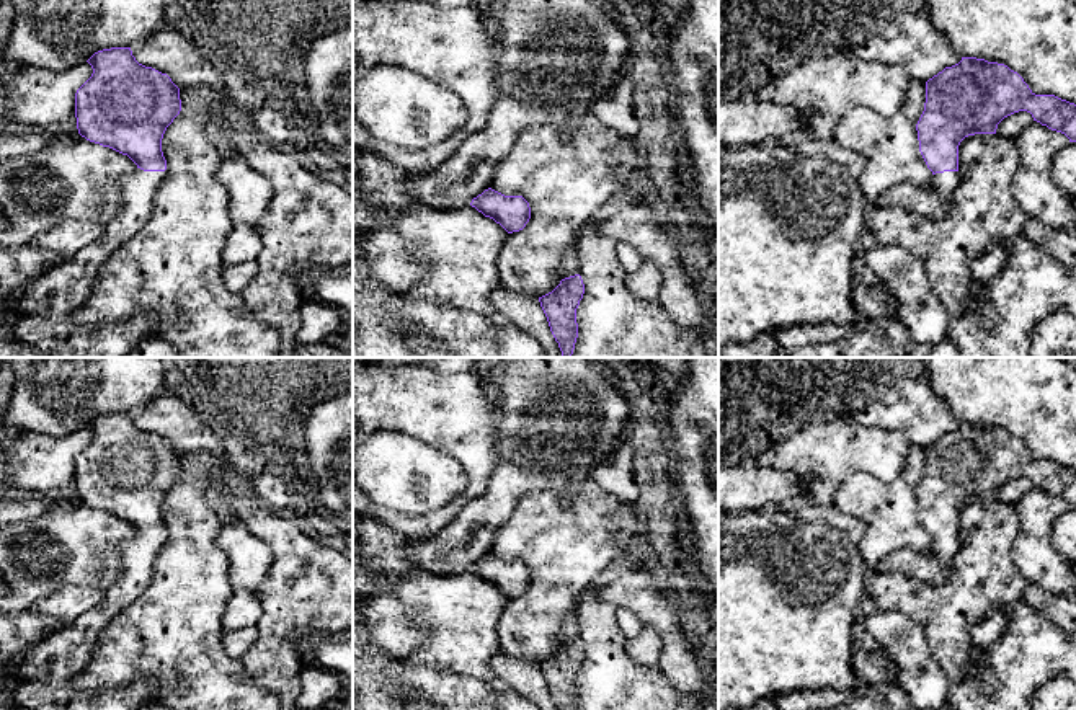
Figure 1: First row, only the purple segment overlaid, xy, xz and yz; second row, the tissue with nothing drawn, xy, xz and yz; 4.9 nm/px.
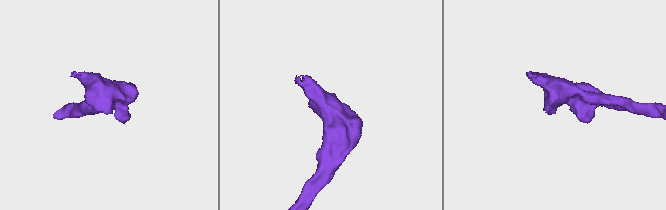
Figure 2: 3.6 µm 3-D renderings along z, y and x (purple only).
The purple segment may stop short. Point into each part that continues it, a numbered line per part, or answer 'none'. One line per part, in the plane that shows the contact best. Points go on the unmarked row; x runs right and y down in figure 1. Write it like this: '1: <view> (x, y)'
1: xy (46, 678)

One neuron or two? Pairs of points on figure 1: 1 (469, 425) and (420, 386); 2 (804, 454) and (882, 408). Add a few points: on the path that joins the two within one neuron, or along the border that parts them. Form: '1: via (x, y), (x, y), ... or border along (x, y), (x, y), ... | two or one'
1: via (457, 415), (443, 400), (431, 397) | one
2: border along (848, 418), (867, 426), (895, 430) | two

